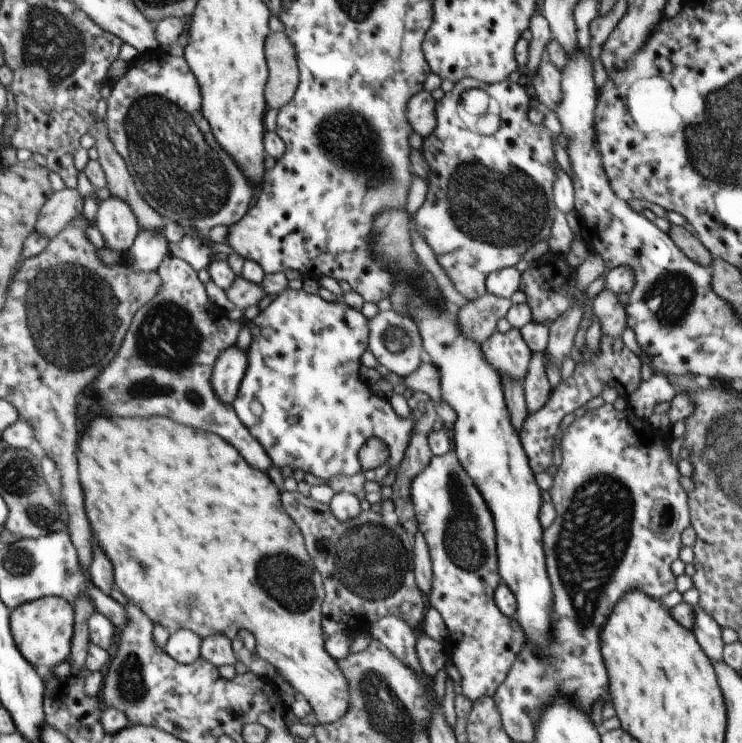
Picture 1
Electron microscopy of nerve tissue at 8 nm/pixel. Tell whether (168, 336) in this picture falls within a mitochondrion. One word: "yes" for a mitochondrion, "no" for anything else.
yes

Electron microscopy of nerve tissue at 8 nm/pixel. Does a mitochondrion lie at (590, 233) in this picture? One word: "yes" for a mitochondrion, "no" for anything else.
no

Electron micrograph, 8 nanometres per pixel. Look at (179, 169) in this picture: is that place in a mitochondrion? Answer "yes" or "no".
yes

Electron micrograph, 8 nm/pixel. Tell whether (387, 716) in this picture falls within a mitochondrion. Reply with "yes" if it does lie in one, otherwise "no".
yes

